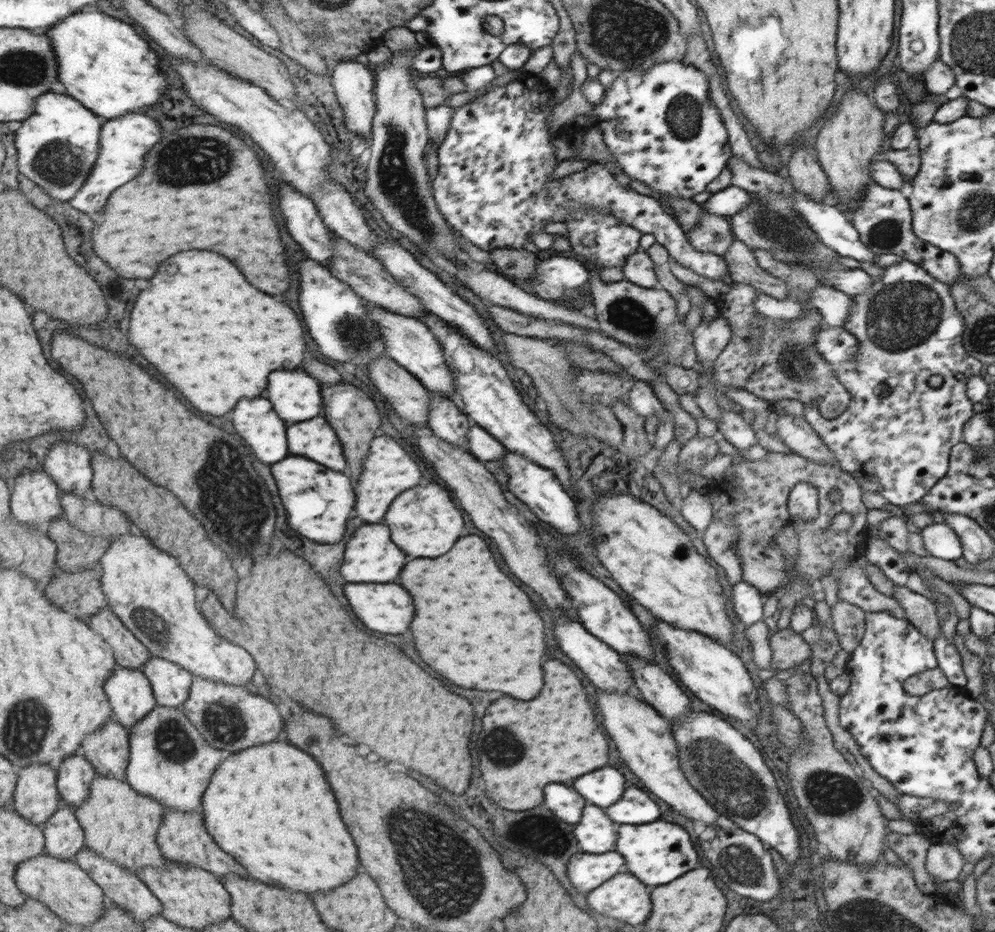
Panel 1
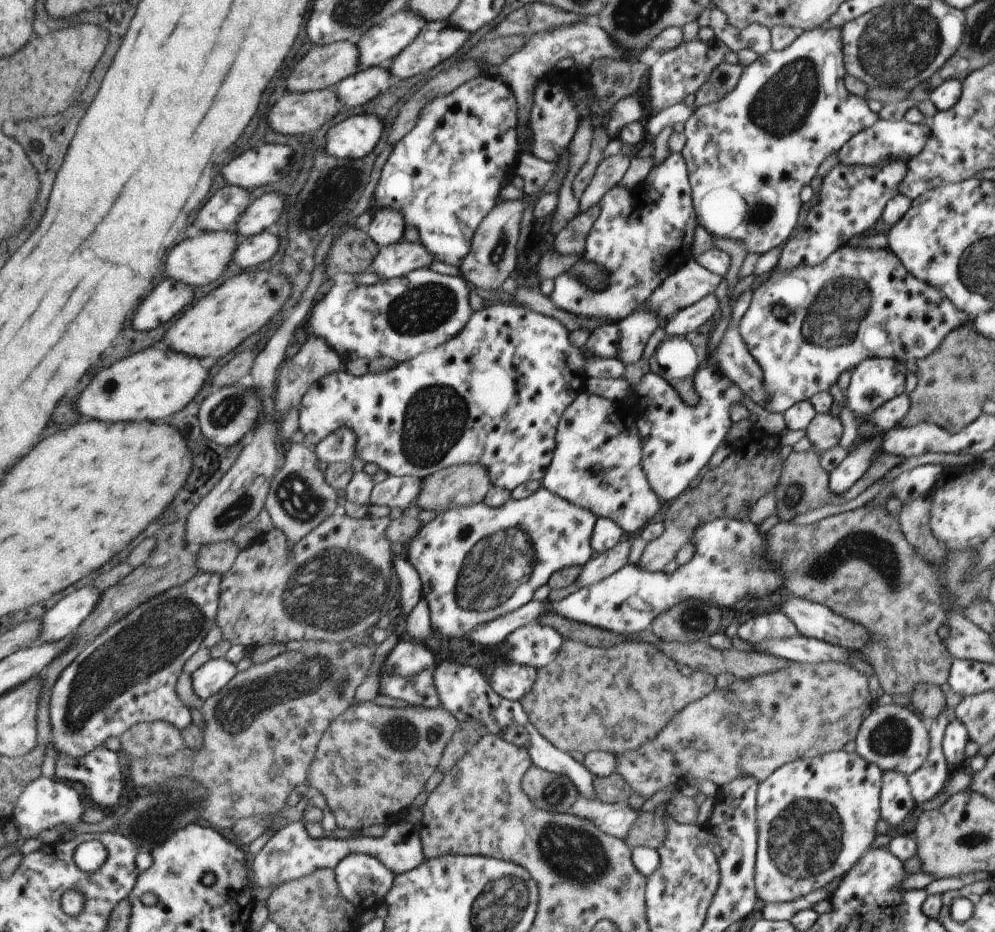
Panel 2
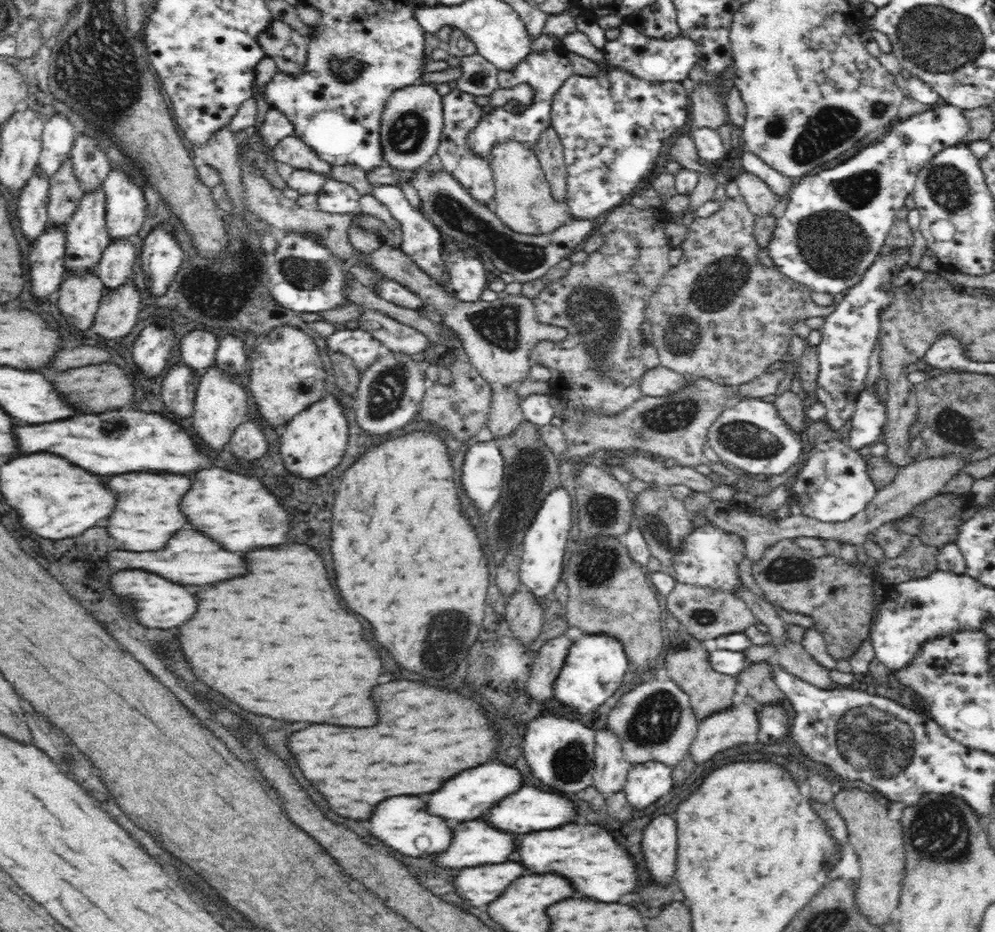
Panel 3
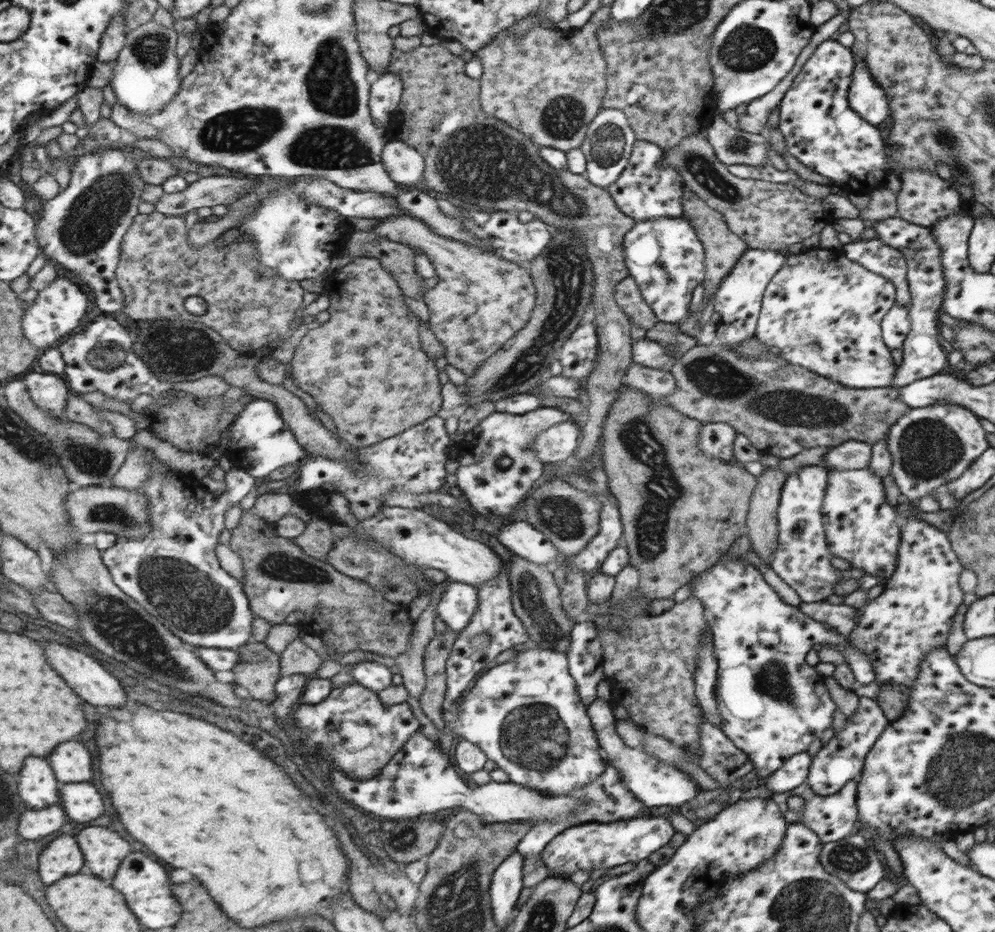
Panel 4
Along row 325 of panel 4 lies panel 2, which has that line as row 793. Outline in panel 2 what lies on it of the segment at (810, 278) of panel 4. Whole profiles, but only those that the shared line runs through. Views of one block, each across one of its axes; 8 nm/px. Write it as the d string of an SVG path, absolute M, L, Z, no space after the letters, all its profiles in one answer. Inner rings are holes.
M846 750L829 752L826 755L815 758L804 758L796 762L788 762L774 770L760 785L760 872L755 872L756 888L760 888L760 899L765 903L787 903L800 897L822 890L826 884L830 884L834 878L844 876L860 859L866 855L872 840L876 838L876 822L880 820L880 780L883 780L883 772L879 765L864 760L859 753L848 753Z

